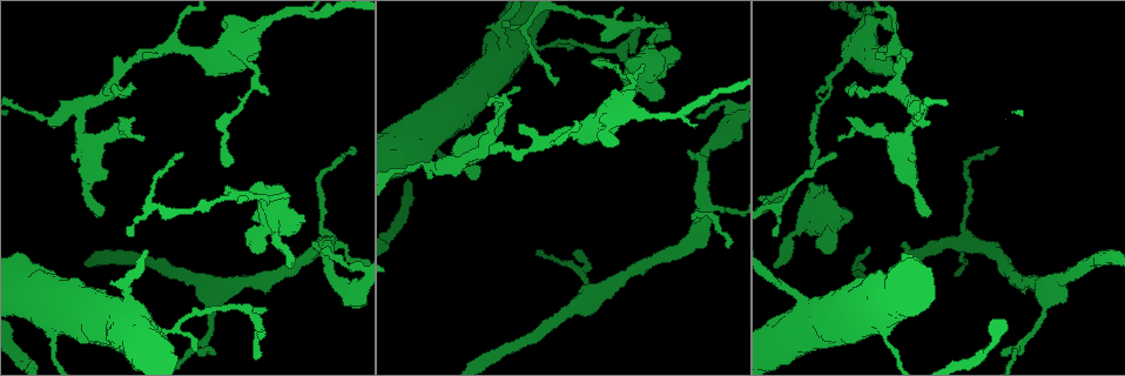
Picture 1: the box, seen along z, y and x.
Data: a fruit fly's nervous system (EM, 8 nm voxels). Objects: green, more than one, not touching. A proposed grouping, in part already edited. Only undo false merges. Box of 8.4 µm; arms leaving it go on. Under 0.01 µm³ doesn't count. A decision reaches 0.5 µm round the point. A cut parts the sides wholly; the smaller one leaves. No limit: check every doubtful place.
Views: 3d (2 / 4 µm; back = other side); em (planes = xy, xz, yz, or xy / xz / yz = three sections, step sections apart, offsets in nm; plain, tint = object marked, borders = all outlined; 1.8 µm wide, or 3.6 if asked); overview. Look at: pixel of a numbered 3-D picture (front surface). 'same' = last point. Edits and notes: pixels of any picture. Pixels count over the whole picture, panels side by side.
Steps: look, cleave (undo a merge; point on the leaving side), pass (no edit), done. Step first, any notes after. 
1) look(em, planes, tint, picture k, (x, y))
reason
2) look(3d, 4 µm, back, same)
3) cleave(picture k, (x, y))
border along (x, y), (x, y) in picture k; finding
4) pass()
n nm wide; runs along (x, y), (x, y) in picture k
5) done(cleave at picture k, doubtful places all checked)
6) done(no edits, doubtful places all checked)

look(3d, 4 µm, picture 1, (859, 38))

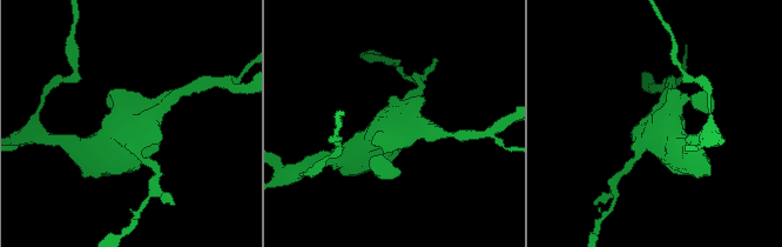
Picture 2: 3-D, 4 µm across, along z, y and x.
look(em, planes, tint, picture 2, (414, 126))
now the EM

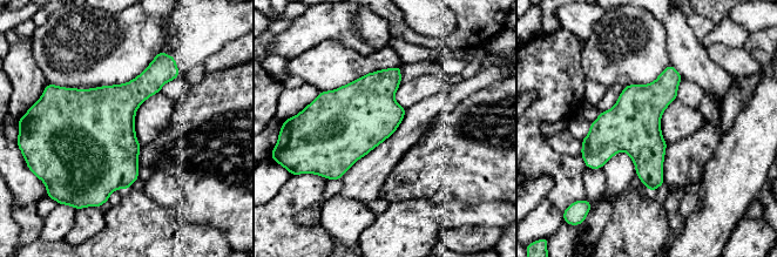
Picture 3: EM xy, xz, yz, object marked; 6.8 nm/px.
pass()
4 arms; all the same neuron

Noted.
look(3d, 4 µm, picture 1, (272, 217))
arms part here

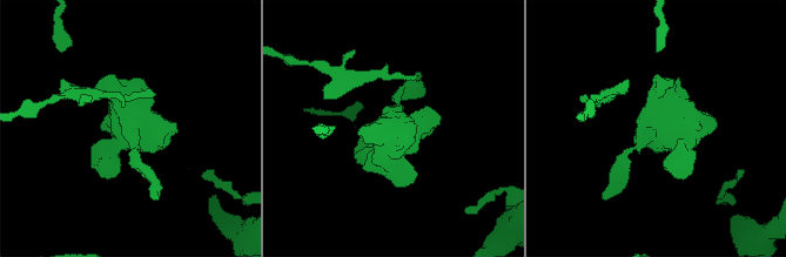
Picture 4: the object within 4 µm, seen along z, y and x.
look(em, 3.6 µm, planes, plain, picture 4, (392, 143))
shape alone is not enough

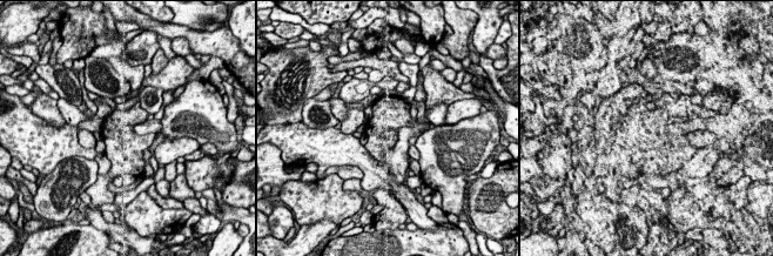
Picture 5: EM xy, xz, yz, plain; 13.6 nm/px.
look(em, 3.6 µm, planes, tint, same)

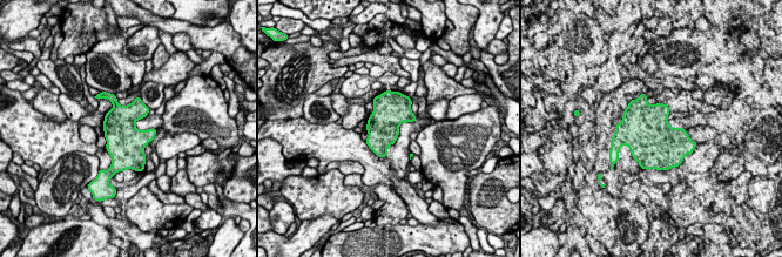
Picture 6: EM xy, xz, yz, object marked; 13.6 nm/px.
pass()
one neuron here

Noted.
look(em, xy, step 4, tint, picture 1, (857, 266))
thick turns thin

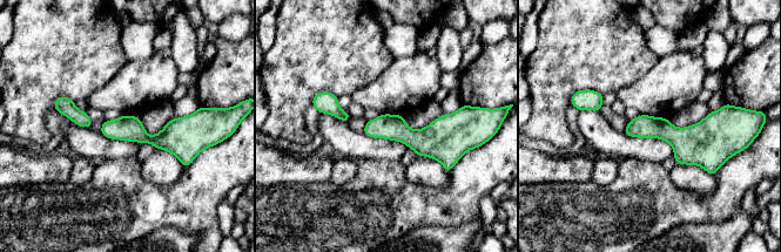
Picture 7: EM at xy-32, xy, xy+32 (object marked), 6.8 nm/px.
look(em, planes, borders, same)
another direction

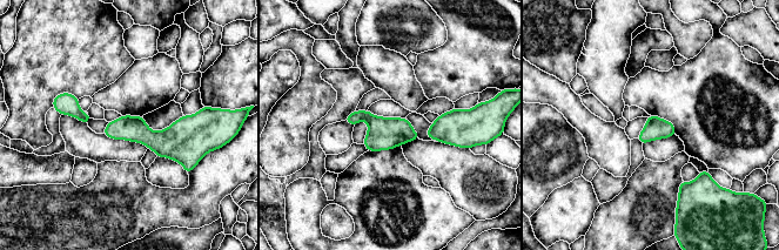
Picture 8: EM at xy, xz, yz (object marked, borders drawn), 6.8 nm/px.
pass()
one neuron here

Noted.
look(em, 3.6 µm, yz, step 8, tint, picture 1, (702, 209))

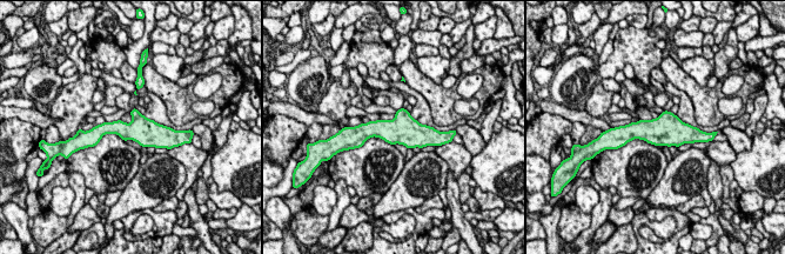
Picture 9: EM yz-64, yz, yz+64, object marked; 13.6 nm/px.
pass()
continuous, no second neuron

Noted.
look(3d, 4 µm, picture 1, (176, 325))
sudden change in width

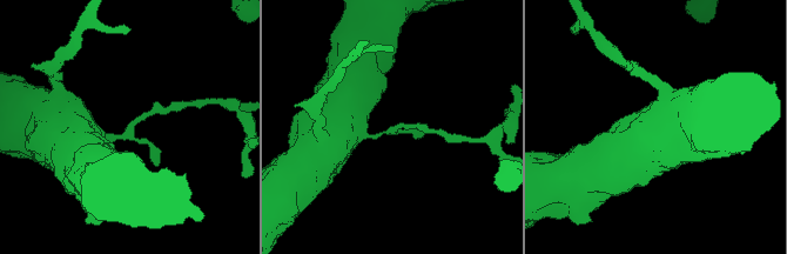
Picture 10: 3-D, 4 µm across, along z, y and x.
look(em, yz, step 4, tint, picture 10, (128, 132))

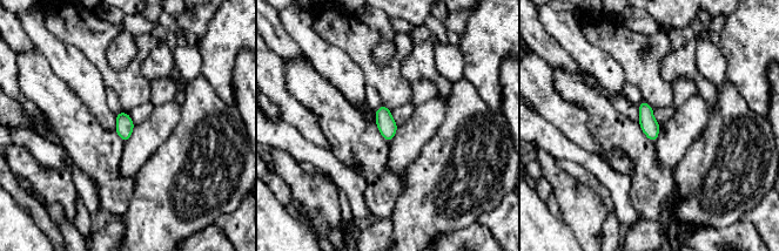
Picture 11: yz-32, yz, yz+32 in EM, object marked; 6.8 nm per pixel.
look(em, planes, tint, same)
another direction

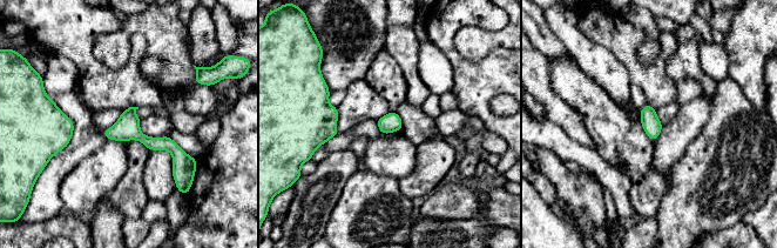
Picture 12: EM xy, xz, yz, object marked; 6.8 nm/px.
pass()
one neuron here

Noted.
done(no edits, doubtful places all checked)

